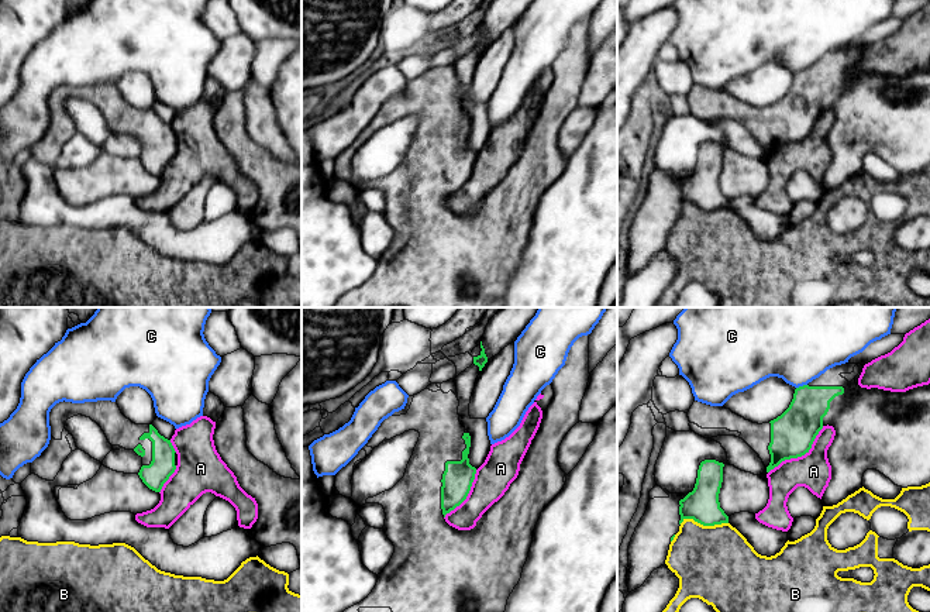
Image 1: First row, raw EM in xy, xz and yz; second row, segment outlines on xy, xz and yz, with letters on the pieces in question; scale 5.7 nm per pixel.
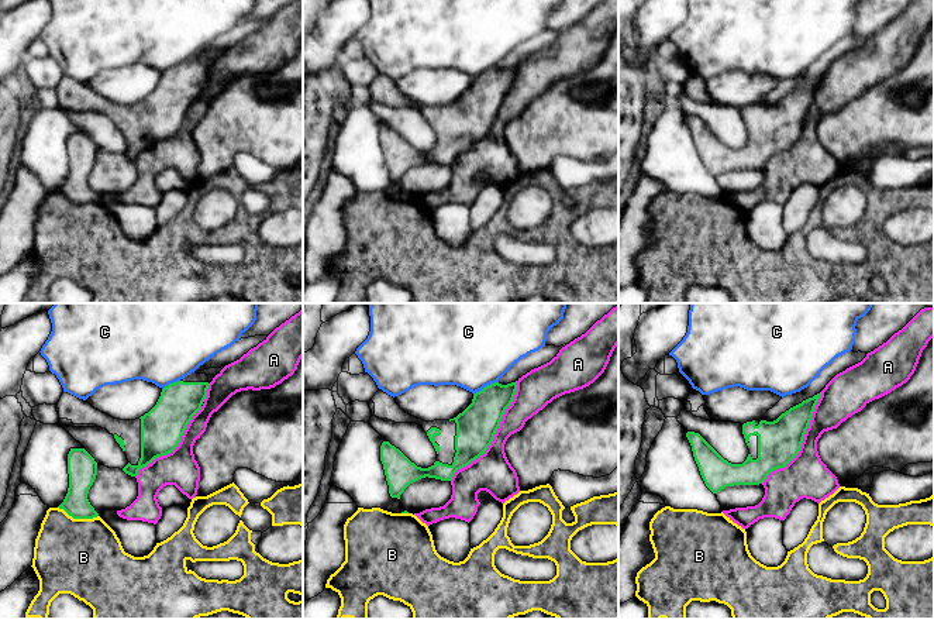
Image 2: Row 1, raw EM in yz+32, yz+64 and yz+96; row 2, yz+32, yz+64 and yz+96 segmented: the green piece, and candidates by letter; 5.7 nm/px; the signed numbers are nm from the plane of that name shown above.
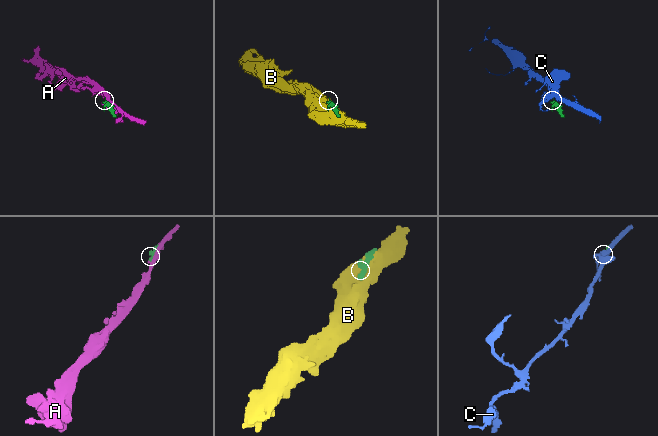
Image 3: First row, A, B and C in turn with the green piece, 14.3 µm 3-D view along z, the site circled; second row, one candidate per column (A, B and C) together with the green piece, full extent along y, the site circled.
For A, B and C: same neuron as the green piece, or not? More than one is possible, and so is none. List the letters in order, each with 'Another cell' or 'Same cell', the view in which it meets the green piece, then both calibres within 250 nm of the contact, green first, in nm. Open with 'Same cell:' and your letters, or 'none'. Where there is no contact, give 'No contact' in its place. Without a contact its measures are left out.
Same cell: none
A: Another cell. Touches green in yz. Thickness 260 nm (green) against 200 nm
B: Another cell. Touches green in yz. Thickness 200 nm (green) against 440 nm
C: Another cell. Touches green in yz. Thickness 240 nm (green) against 440 nm

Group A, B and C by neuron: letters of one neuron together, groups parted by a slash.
A / B / C

